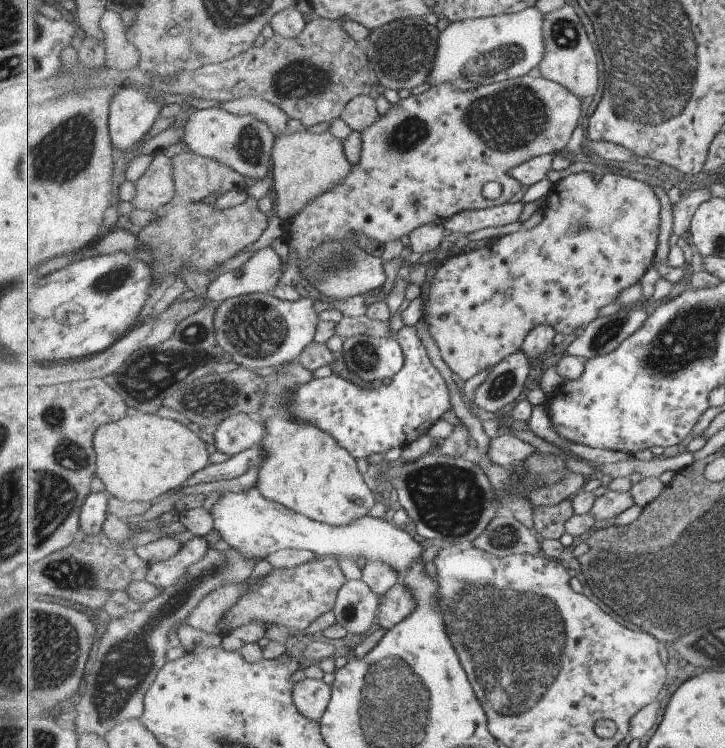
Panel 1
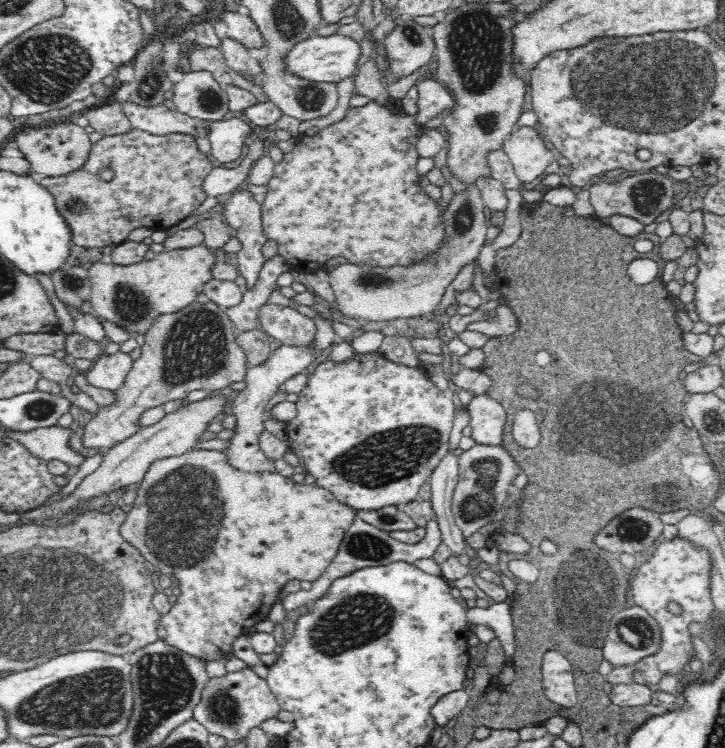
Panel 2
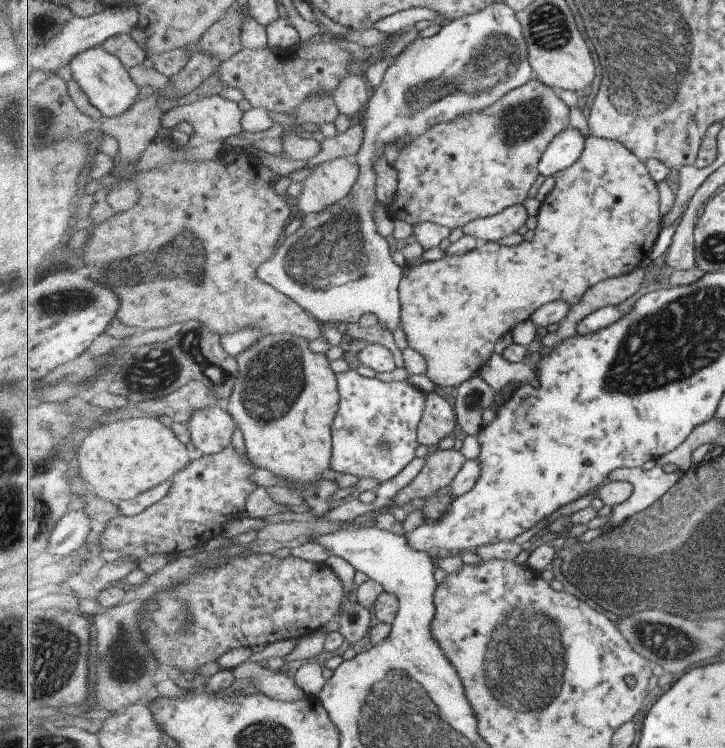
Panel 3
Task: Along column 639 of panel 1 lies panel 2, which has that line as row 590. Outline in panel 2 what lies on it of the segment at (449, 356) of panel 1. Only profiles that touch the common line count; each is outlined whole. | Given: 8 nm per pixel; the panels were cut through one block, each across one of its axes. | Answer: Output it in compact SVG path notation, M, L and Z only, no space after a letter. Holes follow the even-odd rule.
M192 449L182 455L173 455L169 458L157 459L150 466L137 488L137 495L133 507L127 513L127 519L120 527L120 532L132 546L135 546L141 555L151 562L162 573L173 574L179 580L180 596L176 604L164 614L159 614L156 620L156 632L158 638L164 644L190 656L198 661L228 660L233 656L233 642L245 640L248 628L256 626L270 614L275 605L278 594L281 594L284 584L290 580L308 580L314 582L331 564L336 556L338 548L345 532L355 520L355 509L340 502L329 490L321 486L304 485L296 483L290 477L284 477L274 471L248 472L236 468L231 464L231 458L227 450L196 450Z

